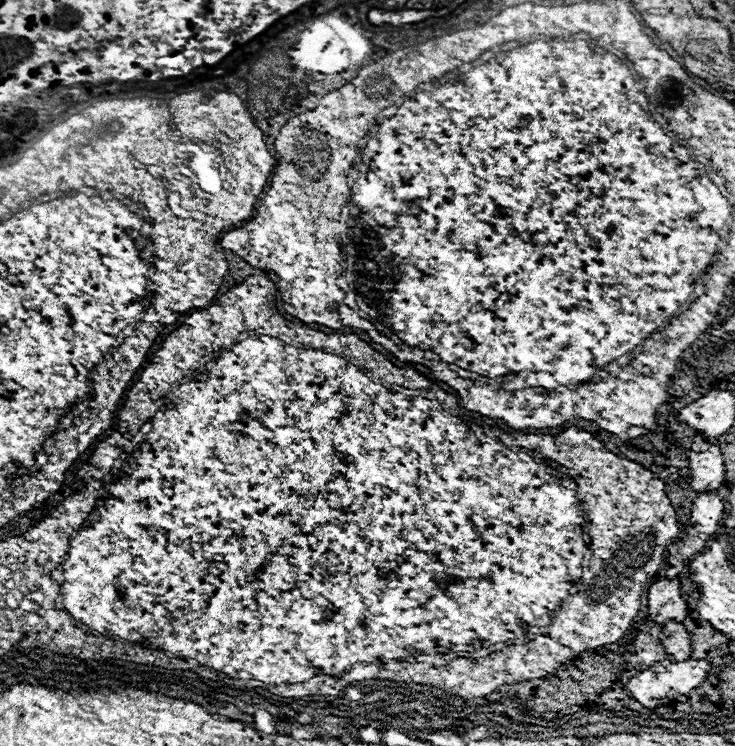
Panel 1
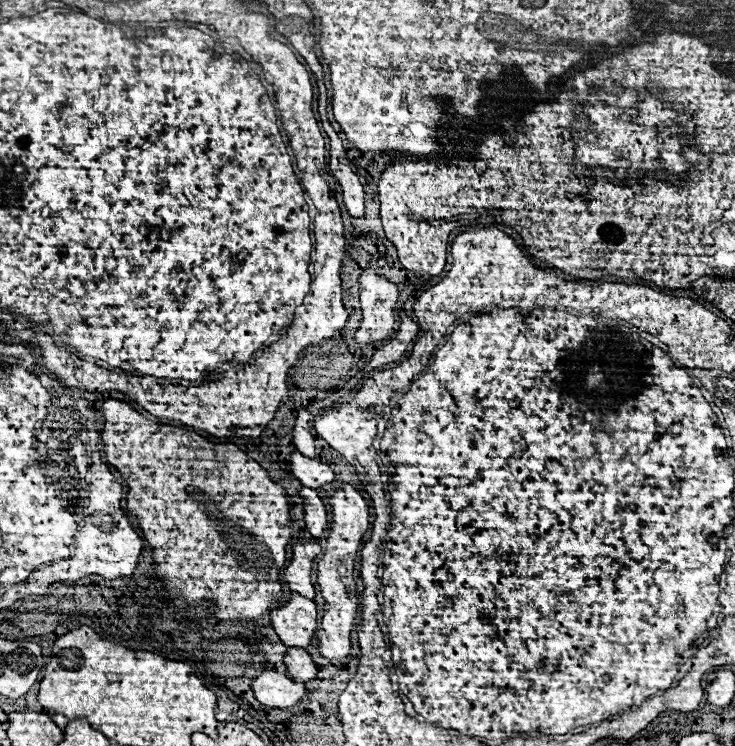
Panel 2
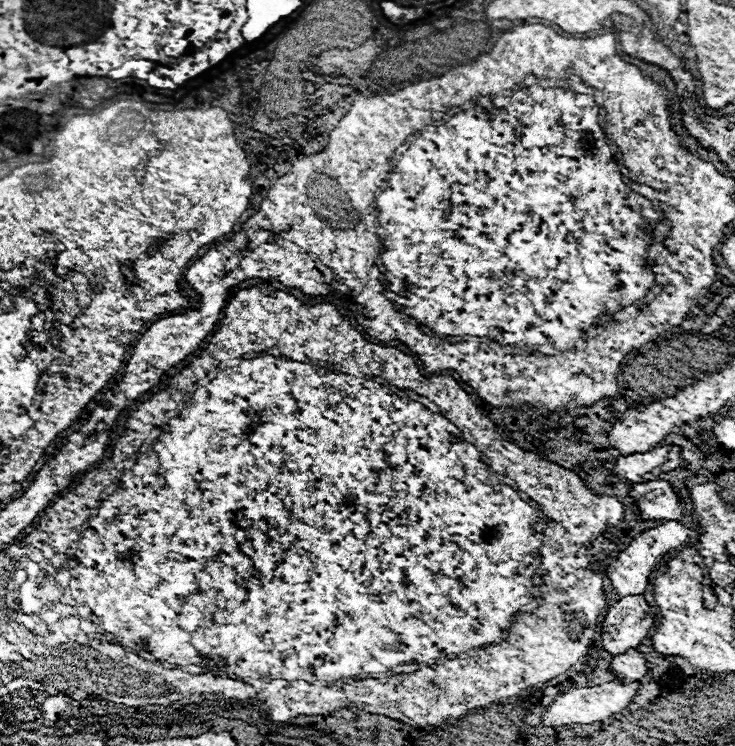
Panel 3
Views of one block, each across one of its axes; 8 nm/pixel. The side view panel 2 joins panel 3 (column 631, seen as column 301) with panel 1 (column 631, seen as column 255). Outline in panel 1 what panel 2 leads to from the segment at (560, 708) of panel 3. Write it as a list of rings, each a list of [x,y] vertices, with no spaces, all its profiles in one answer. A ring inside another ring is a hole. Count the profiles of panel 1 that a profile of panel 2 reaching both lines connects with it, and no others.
[[[666,658],[630,678],[626,690],[640,704],[652,708],[652,698],[676,700],[678,696],[686,696],[688,692],[698,688],[708,678],[710,668],[712,662],[706,658],[684,662],[672,662]]]

